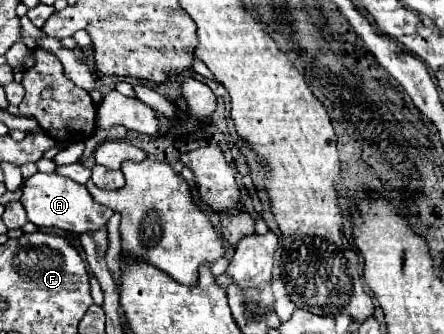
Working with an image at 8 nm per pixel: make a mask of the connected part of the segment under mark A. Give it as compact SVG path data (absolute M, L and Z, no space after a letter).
M36 172L30 176L24 184L22 190L22 204L28 214L28 220L36 226L56 226L60 230L72 232L72 234L84 234L84 232L94 232L106 226L106 222L112 218L114 210L106 208L104 204L98 204L92 194L86 190L86 186L62 178L56 172L54 174L42 174Z

